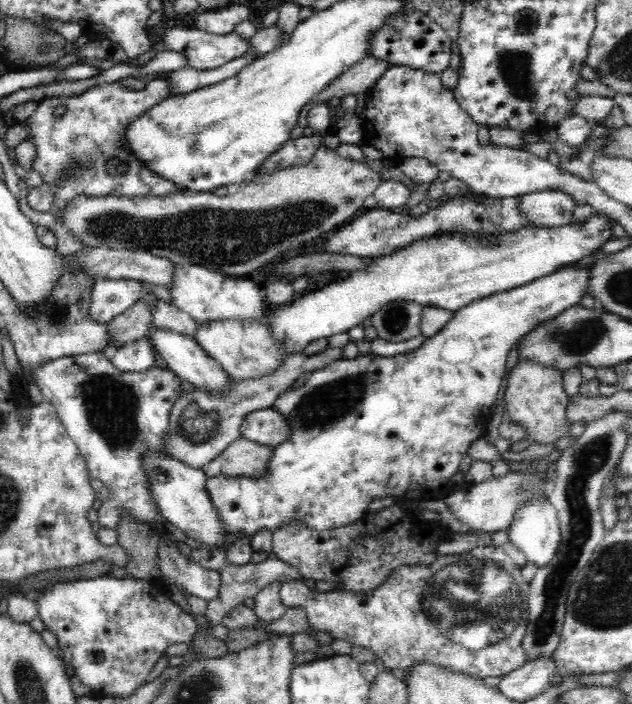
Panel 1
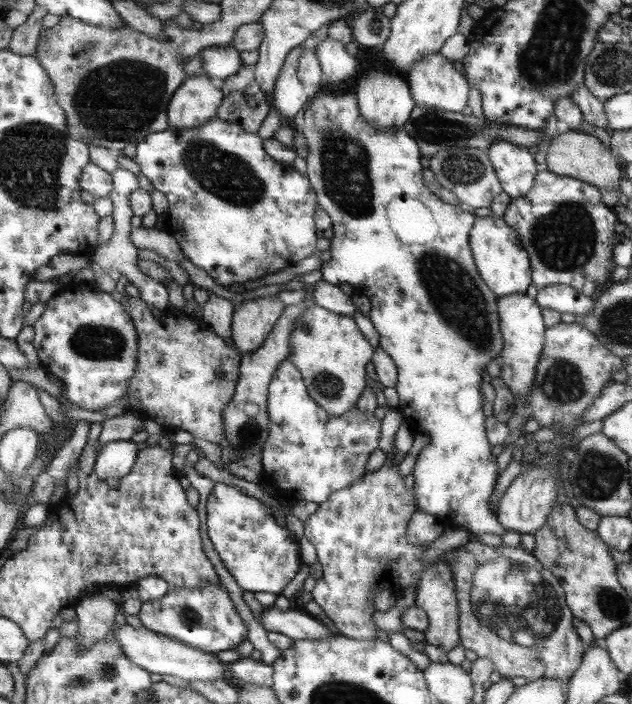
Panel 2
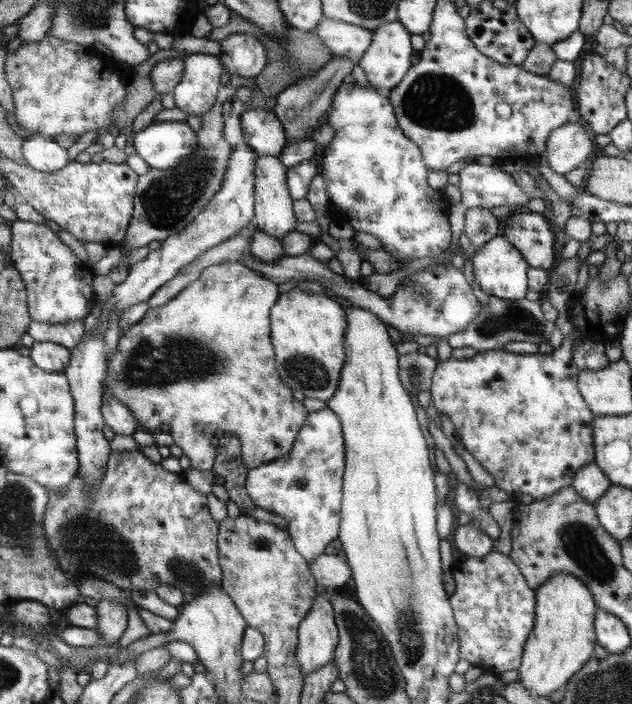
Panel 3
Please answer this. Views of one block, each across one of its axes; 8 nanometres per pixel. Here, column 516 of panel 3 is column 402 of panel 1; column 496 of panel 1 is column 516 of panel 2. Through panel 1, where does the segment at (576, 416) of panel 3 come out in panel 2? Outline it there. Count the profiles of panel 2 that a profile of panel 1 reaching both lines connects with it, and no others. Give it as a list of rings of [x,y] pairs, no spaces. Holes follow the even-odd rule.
[[[510,294],[498,297],[498,318],[501,320],[503,349],[499,356],[501,369],[499,378],[509,388],[511,394],[519,396],[527,406],[526,394],[535,382],[535,370],[538,369],[539,356],[545,345],[545,320],[541,320],[542,308],[526,294]]]

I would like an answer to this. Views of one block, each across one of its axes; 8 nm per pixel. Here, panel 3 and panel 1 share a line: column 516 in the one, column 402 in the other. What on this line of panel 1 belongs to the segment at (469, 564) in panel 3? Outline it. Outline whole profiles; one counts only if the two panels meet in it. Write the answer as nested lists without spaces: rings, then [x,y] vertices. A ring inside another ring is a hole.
[[[479,543],[470,553],[440,555],[435,562],[427,567],[414,566],[413,564],[397,567],[393,571],[388,572],[388,578],[378,588],[366,594],[357,594],[357,592],[338,589],[315,590],[312,588],[312,585],[301,579],[282,583],[280,598],[287,609],[299,606],[307,612],[308,628],[311,629],[311,632],[326,633],[336,639],[349,640],[354,646],[362,646],[362,650],[370,650],[370,654],[377,654],[385,668],[391,668],[394,672],[408,669],[411,665],[428,664],[439,665],[439,668],[451,669],[451,672],[466,673],[474,678],[484,679],[488,678],[488,676],[499,676],[502,678],[509,672],[520,668],[527,661],[522,641],[529,621],[529,615],[525,606],[529,590],[529,584],[521,576],[521,568],[502,551],[502,547],[486,546]]]

